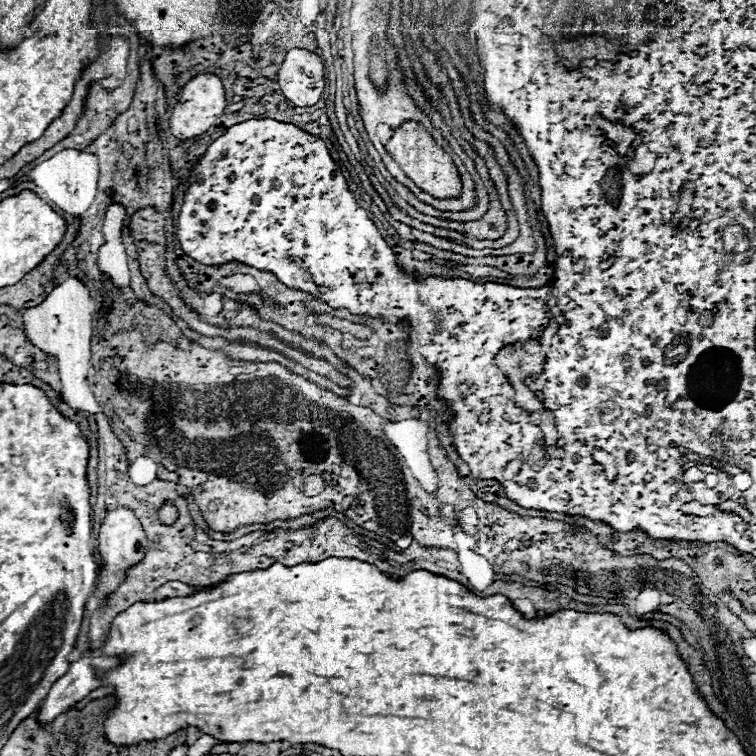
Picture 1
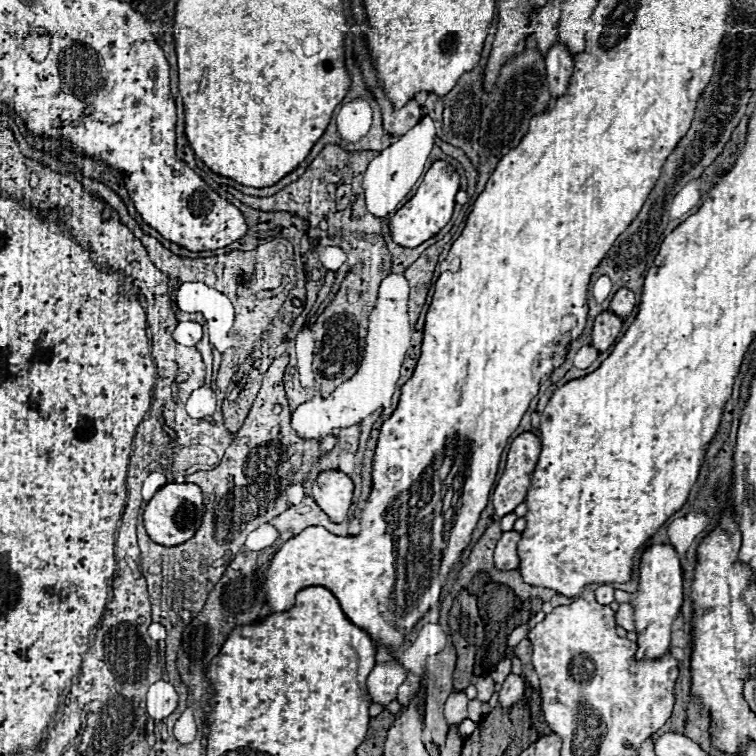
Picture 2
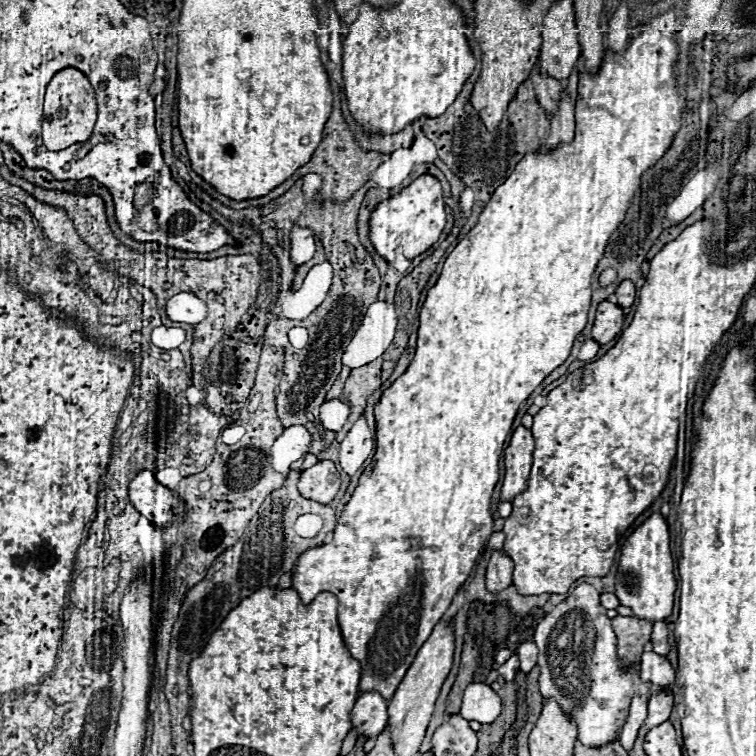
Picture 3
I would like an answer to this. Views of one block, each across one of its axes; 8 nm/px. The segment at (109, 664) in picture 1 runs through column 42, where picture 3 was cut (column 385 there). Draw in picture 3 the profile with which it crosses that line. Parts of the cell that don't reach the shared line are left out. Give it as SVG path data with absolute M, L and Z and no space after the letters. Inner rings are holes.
M374 690L362 692L352 708L352 728L358 728L360 736L372 738L386 728L388 702Z

